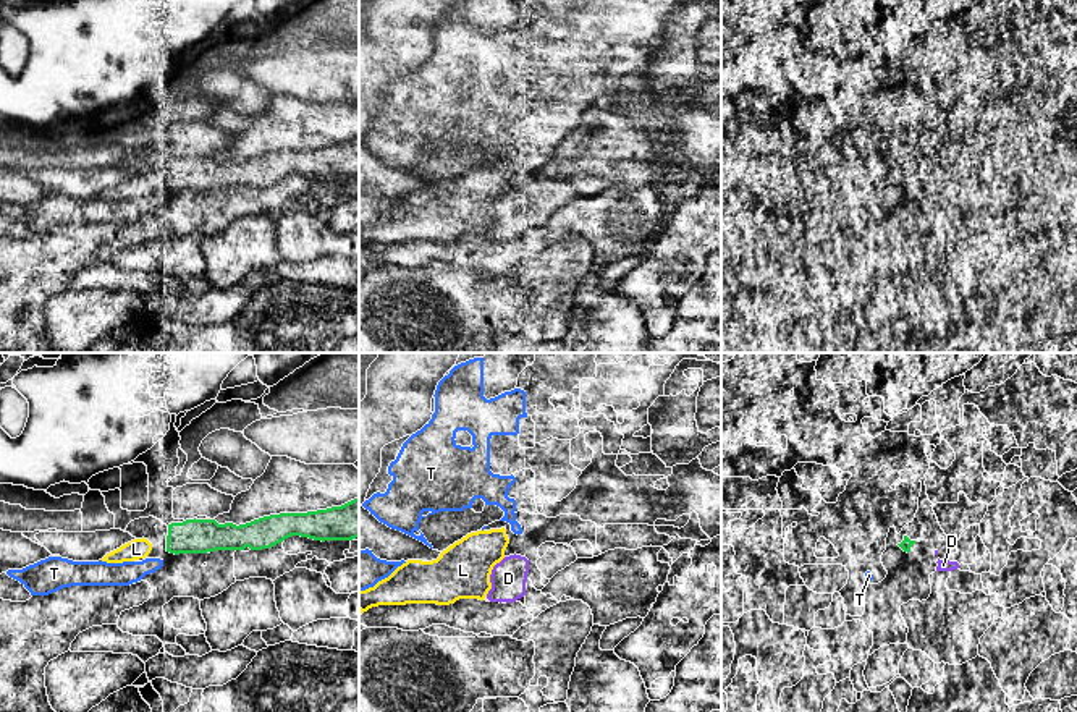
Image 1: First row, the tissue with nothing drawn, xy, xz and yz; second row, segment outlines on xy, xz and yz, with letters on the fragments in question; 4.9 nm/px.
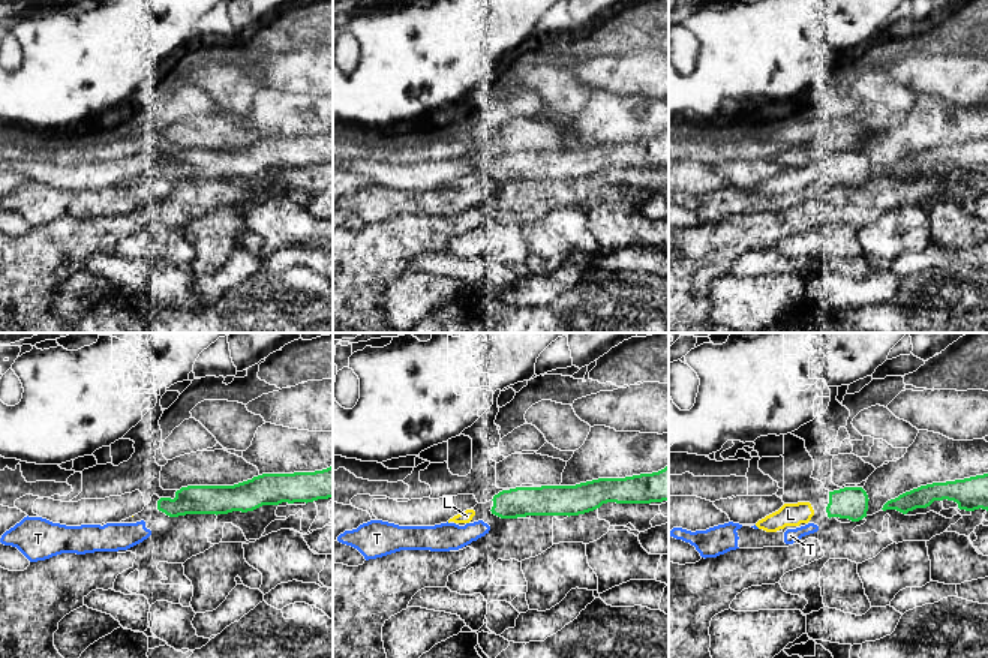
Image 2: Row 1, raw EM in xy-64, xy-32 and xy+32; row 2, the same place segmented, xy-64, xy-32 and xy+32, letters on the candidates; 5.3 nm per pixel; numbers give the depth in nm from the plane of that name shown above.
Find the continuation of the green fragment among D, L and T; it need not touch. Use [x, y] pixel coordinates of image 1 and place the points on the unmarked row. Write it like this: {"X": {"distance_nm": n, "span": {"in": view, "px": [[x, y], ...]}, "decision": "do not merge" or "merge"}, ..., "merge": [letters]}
{"D": {"distance_nm": 110, "span": {"in": "yz", "px": [[914, 180], [935, 188]]}, "decision": "do not merge"}, "L": {"distance_nm": 80, "span": {"in": "xy", "px": [[167, 182], [151, 182]]}, "decision": "merge"}, "T": {"distance_nm": 50, "span": {"in": "xy", "px": [[167, 188], [162, 198]]}, "decision": "do not merge"}, "merge": ["L"]}

